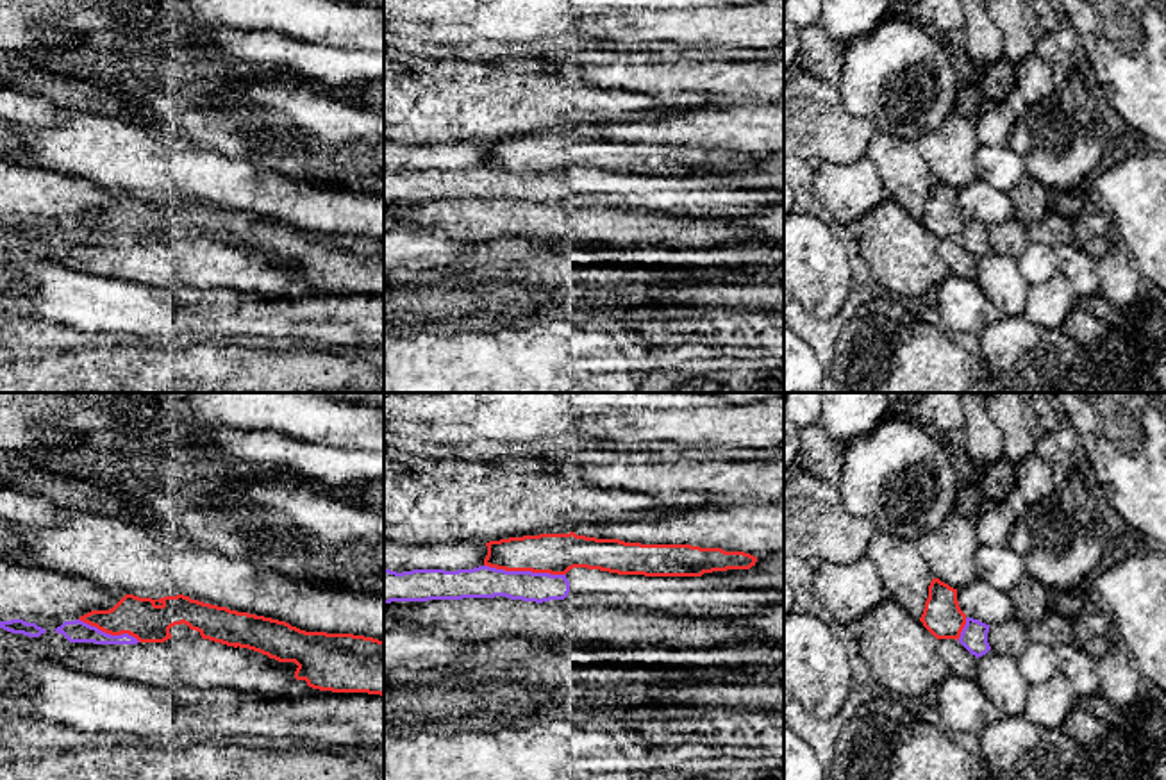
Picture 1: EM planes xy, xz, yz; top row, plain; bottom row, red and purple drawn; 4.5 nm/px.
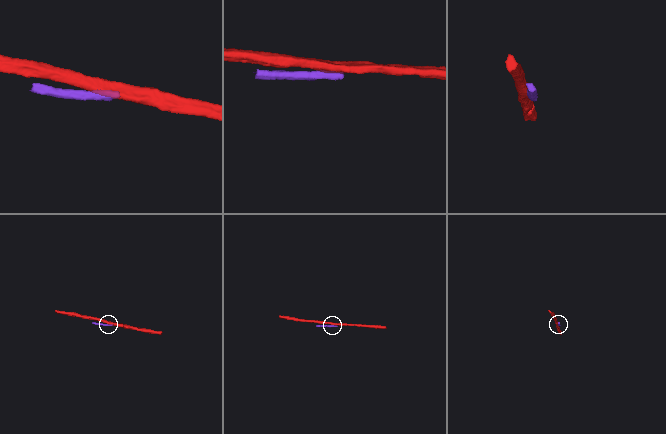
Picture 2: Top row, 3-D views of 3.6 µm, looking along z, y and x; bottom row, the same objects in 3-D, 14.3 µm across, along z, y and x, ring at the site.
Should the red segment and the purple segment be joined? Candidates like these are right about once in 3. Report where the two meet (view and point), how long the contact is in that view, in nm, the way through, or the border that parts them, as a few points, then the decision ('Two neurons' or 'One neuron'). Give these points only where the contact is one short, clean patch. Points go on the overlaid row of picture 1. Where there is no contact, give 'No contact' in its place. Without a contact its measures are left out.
Touches red at xz (525, 570). Shared border 380 nm. Boundary: xz (484, 564), (565, 575). Two neurons

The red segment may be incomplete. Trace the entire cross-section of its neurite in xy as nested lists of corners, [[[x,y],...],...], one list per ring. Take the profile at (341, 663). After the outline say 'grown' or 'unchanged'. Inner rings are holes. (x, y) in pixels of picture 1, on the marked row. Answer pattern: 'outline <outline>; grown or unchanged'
outline [[[125,594],[112,609],[91,610],[79,619],[111,635],[129,634],[139,643],[164,643],[171,639],[170,628],[184,623],[202,639],[295,662],[295,678],[312,689],[384,696],[384,641],[373,637],[305,632],[184,594],[159,600]]]; unchanged

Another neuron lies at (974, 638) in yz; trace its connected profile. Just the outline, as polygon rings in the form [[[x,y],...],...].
[[[966,618],[966,625],[961,632],[959,643],[977,659],[986,655],[991,646],[987,643],[989,625]]]

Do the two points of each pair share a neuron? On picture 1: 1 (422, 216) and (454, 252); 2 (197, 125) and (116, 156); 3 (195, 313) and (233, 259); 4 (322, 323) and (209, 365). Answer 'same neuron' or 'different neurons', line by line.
1: different neurons
2: different neurons
3: different neurons
4: different neurons

